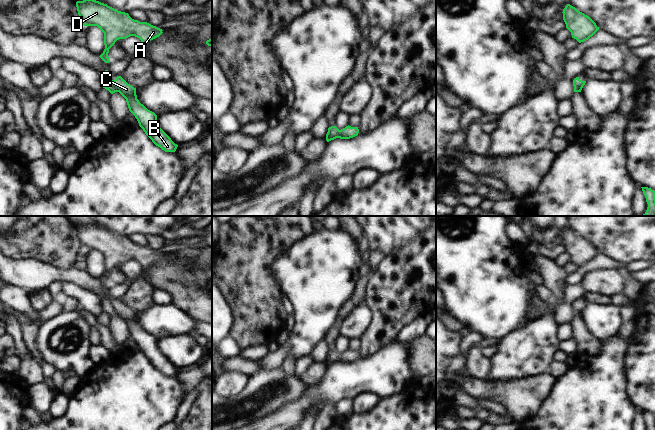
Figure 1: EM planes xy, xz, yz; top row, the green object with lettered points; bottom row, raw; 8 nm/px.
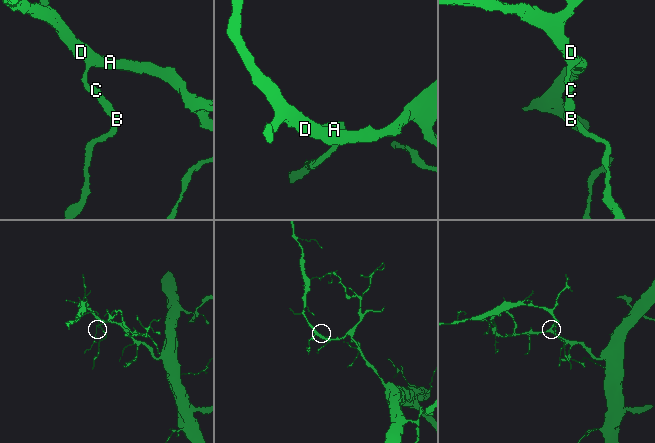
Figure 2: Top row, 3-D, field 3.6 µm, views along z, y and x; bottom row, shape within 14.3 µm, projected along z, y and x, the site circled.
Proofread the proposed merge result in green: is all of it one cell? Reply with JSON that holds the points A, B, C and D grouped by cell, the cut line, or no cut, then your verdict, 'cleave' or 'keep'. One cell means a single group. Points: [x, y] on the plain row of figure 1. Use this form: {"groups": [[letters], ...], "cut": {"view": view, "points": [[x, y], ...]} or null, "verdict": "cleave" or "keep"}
{"groups": [["A", "D"], ["B", "C"]], "cut": {"view": "xy", "points": [[112, 304], [118, 315]]}, "verdict": "cleave"}

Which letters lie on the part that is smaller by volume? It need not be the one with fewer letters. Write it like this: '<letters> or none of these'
B, C

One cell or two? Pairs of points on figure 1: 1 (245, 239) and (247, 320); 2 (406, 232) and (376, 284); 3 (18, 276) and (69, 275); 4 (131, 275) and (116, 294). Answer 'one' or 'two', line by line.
1: one
2: two
3: one
4: one

